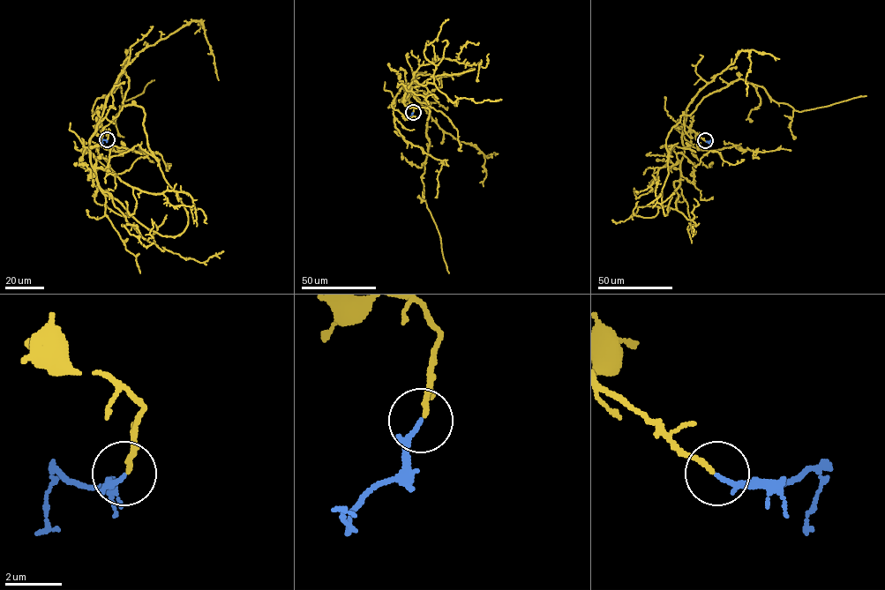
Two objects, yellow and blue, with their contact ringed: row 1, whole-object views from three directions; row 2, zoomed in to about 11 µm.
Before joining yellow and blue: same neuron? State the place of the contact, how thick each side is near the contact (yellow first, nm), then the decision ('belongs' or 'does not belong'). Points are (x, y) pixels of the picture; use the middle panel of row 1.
place (413, 112); calibres 170 and 110 nm; belongs

